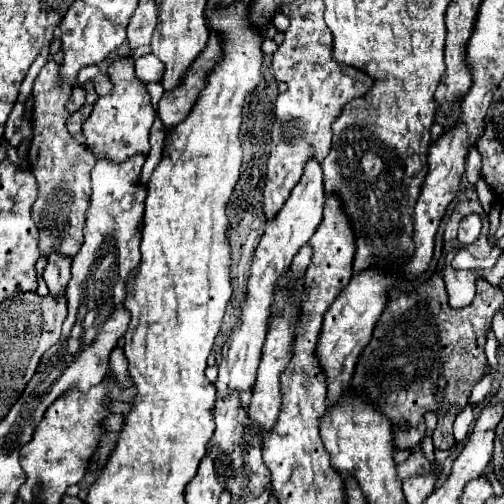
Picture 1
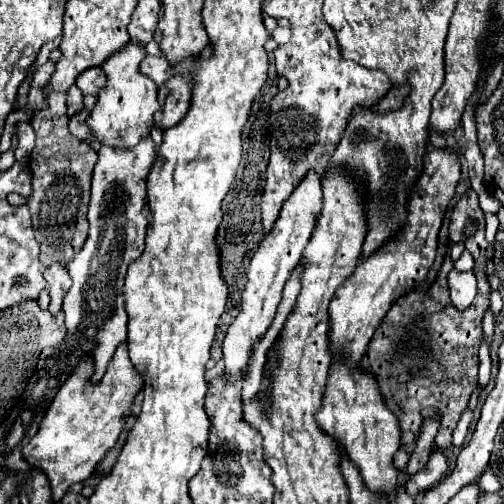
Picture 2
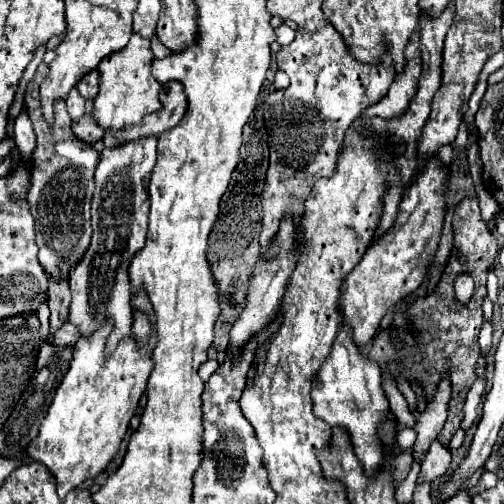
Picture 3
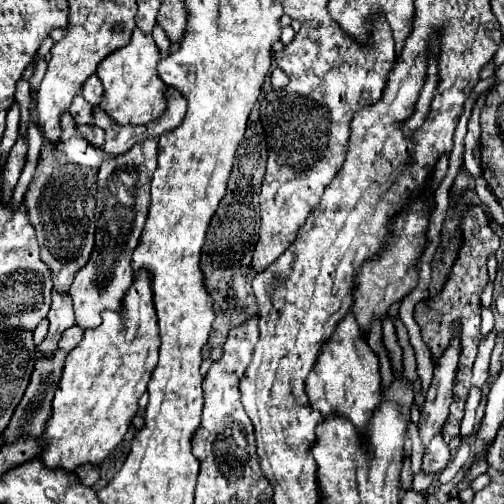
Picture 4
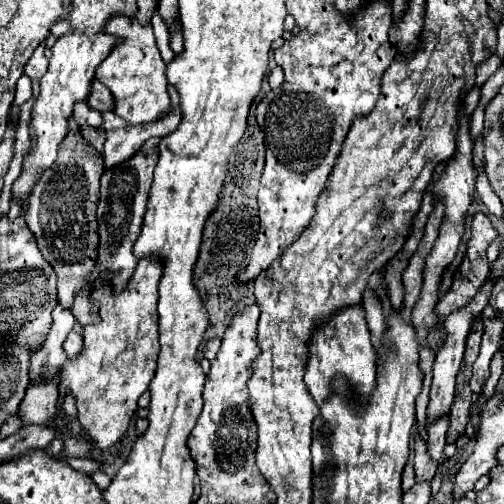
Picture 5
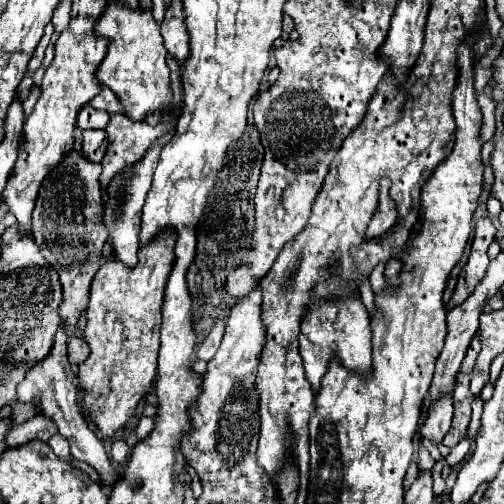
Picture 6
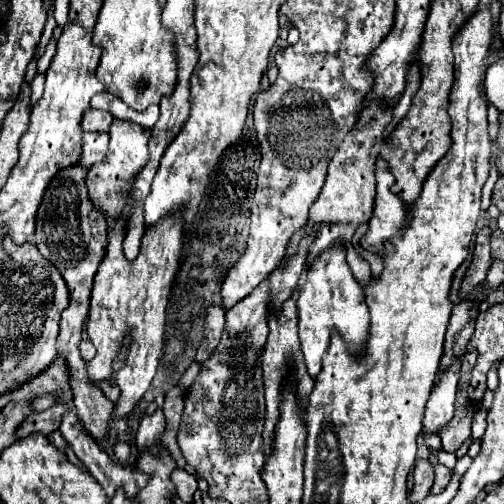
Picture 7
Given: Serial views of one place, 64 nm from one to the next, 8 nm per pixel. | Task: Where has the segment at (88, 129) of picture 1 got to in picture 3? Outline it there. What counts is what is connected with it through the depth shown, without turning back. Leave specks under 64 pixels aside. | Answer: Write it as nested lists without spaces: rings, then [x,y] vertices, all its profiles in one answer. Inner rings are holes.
[[[132,36],[126,48],[106,56],[98,70],[102,74],[100,78],[100,92],[94,98],[94,120],[100,128],[104,130],[124,130],[128,126],[140,124],[146,114],[152,114],[160,110],[160,84],[154,80],[150,74],[150,62],[152,62],[152,50],[150,50],[150,40]]]

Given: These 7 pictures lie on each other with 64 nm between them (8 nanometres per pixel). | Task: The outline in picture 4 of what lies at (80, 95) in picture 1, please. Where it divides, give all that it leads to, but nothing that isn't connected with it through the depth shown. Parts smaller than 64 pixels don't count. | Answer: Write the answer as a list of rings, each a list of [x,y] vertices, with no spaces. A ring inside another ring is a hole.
[[[76,96],[76,100],[72,100],[70,114],[76,120],[76,124],[90,124],[92,122],[92,106],[82,96]]]

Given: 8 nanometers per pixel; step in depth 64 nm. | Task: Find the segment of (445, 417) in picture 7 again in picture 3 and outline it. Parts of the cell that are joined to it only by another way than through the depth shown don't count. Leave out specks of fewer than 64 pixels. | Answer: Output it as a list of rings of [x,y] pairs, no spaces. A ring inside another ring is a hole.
[[[432,442],[420,468],[418,484],[434,482],[436,478],[442,478],[448,468],[450,468],[450,450],[444,448],[440,442]]]

